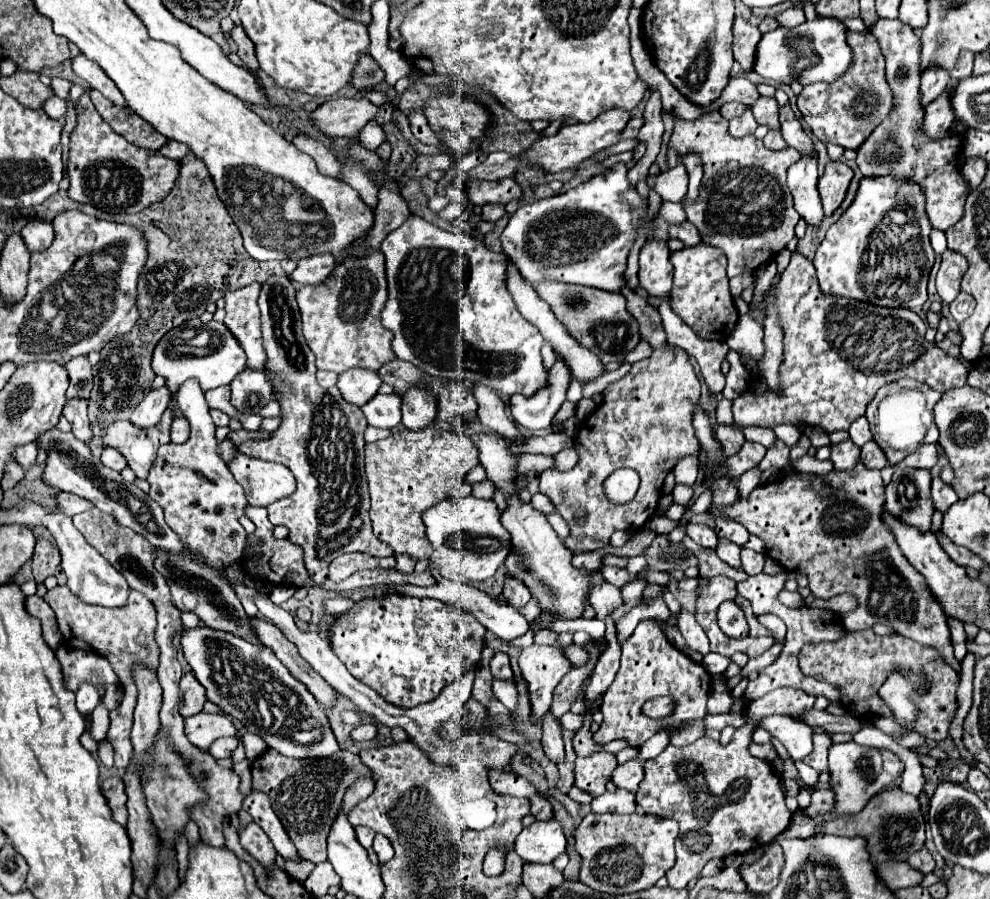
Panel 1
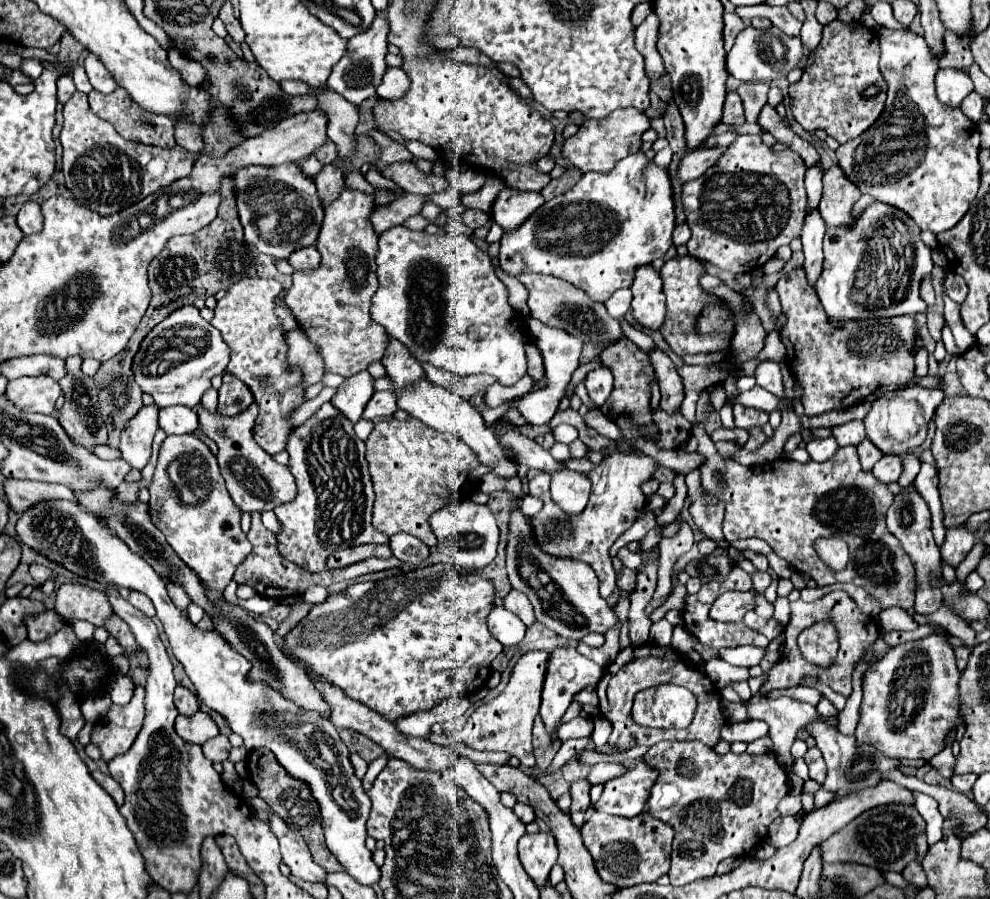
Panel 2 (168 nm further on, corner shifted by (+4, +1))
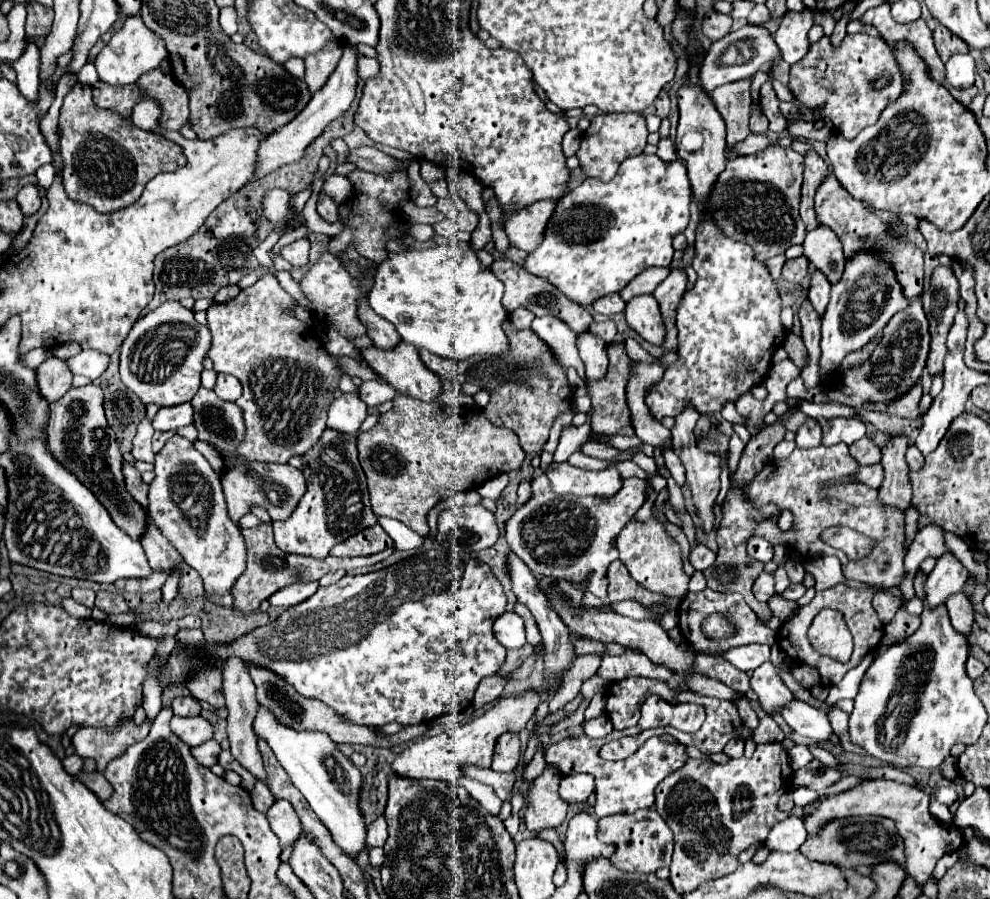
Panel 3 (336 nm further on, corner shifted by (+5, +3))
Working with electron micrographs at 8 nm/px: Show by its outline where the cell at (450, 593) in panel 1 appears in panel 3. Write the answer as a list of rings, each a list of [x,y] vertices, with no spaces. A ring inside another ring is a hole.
[[[506,611],[496,619],[494,635],[506,649],[520,649],[526,643],[524,621],[514,611]]]

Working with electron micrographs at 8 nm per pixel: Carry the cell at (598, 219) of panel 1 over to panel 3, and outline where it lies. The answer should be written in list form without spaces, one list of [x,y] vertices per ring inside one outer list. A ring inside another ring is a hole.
[[[636,155],[622,161],[616,177],[608,183],[598,179],[586,179],[576,189],[568,191],[556,203],[556,209],[546,225],[540,245],[530,251],[524,259],[524,269],[532,275],[546,277],[550,283],[558,285],[566,297],[588,307],[596,299],[608,293],[622,291],[638,273],[648,267],[670,267],[674,249],[674,235],[682,233],[690,219],[690,181],[686,167],[680,161],[666,163],[658,155]]]

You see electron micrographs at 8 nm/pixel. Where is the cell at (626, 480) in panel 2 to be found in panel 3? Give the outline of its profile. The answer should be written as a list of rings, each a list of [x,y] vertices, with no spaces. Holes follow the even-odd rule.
[[[538,475],[532,479],[532,491],[534,497],[530,499],[530,503],[516,509],[516,513],[506,523],[506,539],[510,549],[530,567],[532,573],[540,573],[546,577],[562,577],[568,581],[582,581],[590,577],[588,591],[600,599],[606,599],[606,571],[608,565],[618,559],[610,541],[618,537],[620,529],[644,505],[644,481],[638,477],[624,479],[620,491],[612,497],[560,501],[560,497],[550,491],[546,475]]]

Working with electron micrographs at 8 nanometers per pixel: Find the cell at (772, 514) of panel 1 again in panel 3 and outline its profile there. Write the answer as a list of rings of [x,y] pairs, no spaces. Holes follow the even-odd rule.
[[[838,443],[834,447],[816,447],[816,449],[794,449],[794,453],[788,459],[780,459],[780,461],[770,461],[768,463],[768,477],[760,479],[759,476],[754,477],[750,483],[746,483],[742,487],[746,499],[754,505],[754,507],[762,507],[762,505],[776,505],[780,511],[790,509],[794,519],[792,519],[792,527],[782,531],[778,527],[778,517],[766,517],[762,519],[756,529],[754,535],[770,541],[772,545],[782,543],[788,551],[794,551],[798,557],[802,559],[810,559],[816,555],[836,555],[842,563],[842,573],[846,579],[850,581],[858,581],[858,583],[866,583],[866,585],[874,585],[874,587],[900,587],[900,583],[906,577],[906,569],[904,569],[904,557],[906,557],[906,531],[904,531],[904,513],[898,507],[886,505],[878,501],[878,489],[870,489],[862,483],[854,483],[854,473],[858,469],[858,461],[854,461],[854,457],[848,451],[848,445]],[[832,525],[846,525],[858,533],[862,533],[864,537],[870,537],[874,541],[870,555],[866,555],[860,561],[848,561],[844,553],[838,553],[836,549],[830,549],[826,545],[822,545],[820,541],[820,533],[826,527]]]

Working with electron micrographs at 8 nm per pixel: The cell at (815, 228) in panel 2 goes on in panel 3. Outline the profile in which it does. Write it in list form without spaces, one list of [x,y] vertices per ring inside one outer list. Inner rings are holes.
[[[816,269],[810,275],[808,297],[810,297],[810,303],[814,305],[814,309],[818,311],[818,315],[822,315],[824,309],[826,309],[826,301],[830,299],[830,283],[828,283],[826,275],[820,269]]]

